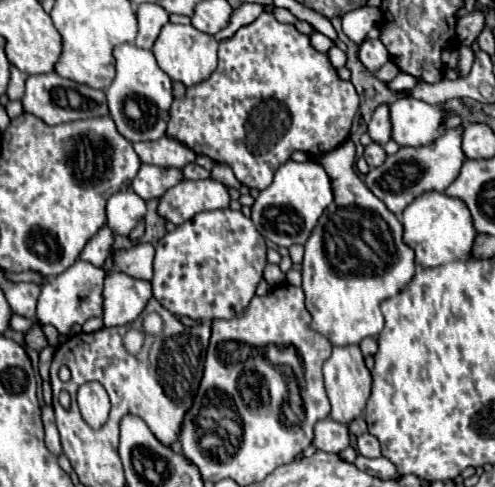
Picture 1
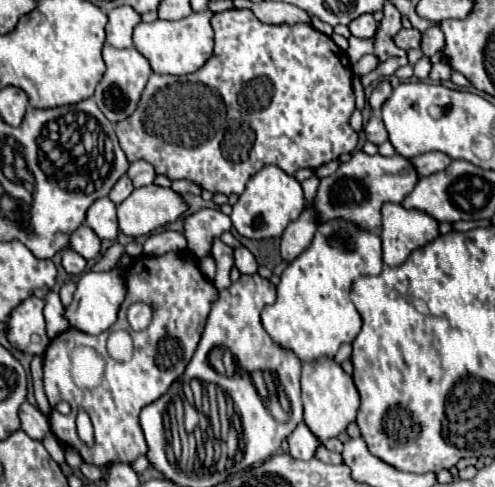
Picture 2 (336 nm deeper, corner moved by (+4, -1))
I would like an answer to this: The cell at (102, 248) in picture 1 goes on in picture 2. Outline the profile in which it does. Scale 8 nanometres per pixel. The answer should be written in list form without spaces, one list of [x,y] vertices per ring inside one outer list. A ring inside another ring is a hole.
[[[68,249],[68,251],[62,251],[62,267],[70,275],[80,275],[86,271],[86,259],[82,259],[78,253]]]

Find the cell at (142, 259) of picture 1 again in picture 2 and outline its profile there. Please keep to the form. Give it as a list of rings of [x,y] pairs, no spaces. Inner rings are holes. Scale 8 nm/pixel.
[[[82,225],[78,231],[74,231],[74,235],[70,235],[70,247],[66,249],[76,251],[84,259],[96,259],[100,255],[100,239],[90,227]]]

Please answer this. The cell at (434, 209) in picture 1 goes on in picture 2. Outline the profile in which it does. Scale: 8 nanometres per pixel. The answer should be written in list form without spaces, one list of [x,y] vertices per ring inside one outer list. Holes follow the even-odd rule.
[[[384,203],[382,205],[382,231],[380,231],[380,239],[382,239],[382,261],[390,267],[402,265],[406,261],[406,257],[418,249],[424,247],[428,241],[438,237],[438,223],[428,217],[422,211],[416,209],[404,209],[402,205],[396,203]]]

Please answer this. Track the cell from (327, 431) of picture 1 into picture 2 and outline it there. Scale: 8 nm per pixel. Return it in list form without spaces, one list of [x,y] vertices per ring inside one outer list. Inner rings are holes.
[[[300,423],[300,425],[290,433],[288,453],[290,453],[294,459],[312,459],[318,445],[320,445],[320,441],[310,433],[310,429],[308,429],[304,423]]]

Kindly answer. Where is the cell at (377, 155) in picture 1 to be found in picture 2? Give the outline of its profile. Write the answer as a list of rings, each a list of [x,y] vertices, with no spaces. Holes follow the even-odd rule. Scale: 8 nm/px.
[[[374,113],[374,115],[370,117],[370,121],[368,121],[368,125],[364,127],[364,131],[366,131],[368,141],[372,141],[372,143],[376,143],[376,145],[382,145],[382,143],[388,139],[388,131],[386,131],[386,127],[384,127],[384,123],[382,123],[382,117],[380,117],[378,113]]]

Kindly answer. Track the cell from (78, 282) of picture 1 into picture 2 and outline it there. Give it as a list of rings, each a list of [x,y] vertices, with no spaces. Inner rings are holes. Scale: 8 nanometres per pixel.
[[[30,297],[22,301],[6,321],[6,337],[14,349],[28,355],[42,355],[48,347],[44,329],[44,301]]]

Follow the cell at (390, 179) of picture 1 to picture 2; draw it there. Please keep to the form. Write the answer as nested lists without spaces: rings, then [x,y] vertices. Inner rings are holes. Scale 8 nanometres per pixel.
[[[354,151],[352,159],[340,163],[334,175],[320,179],[312,209],[318,223],[326,223],[330,219],[346,219],[348,223],[358,223],[358,227],[366,227],[366,231],[380,233],[380,207],[386,201],[402,203],[402,199],[414,189],[416,181],[418,175],[414,167],[400,155],[384,157],[380,153],[366,155],[364,151]]]

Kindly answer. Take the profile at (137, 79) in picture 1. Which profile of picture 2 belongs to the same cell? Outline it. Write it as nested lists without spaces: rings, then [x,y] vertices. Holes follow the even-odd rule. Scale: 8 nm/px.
[[[104,45],[102,47],[102,59],[106,63],[106,73],[104,73],[102,81],[96,87],[94,101],[98,103],[100,111],[106,115],[108,121],[118,123],[118,121],[122,121],[122,119],[126,119],[134,113],[134,109],[140,101],[140,93],[146,87],[146,81],[152,73],[152,67],[150,67],[148,59],[144,55],[140,55],[134,47],[116,49],[116,47]]]

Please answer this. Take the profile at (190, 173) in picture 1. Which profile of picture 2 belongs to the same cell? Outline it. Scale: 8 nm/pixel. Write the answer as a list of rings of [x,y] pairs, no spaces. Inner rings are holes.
[[[134,161],[126,173],[130,179],[132,179],[132,185],[134,187],[144,187],[144,185],[150,185],[156,177],[156,171],[152,169],[150,163],[146,161]]]

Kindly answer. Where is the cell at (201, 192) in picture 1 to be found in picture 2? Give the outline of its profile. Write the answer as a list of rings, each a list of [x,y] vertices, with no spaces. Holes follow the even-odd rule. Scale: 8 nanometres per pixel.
[[[158,185],[138,187],[118,205],[118,229],[128,237],[144,237],[176,221],[184,211],[186,203],[172,189]]]

